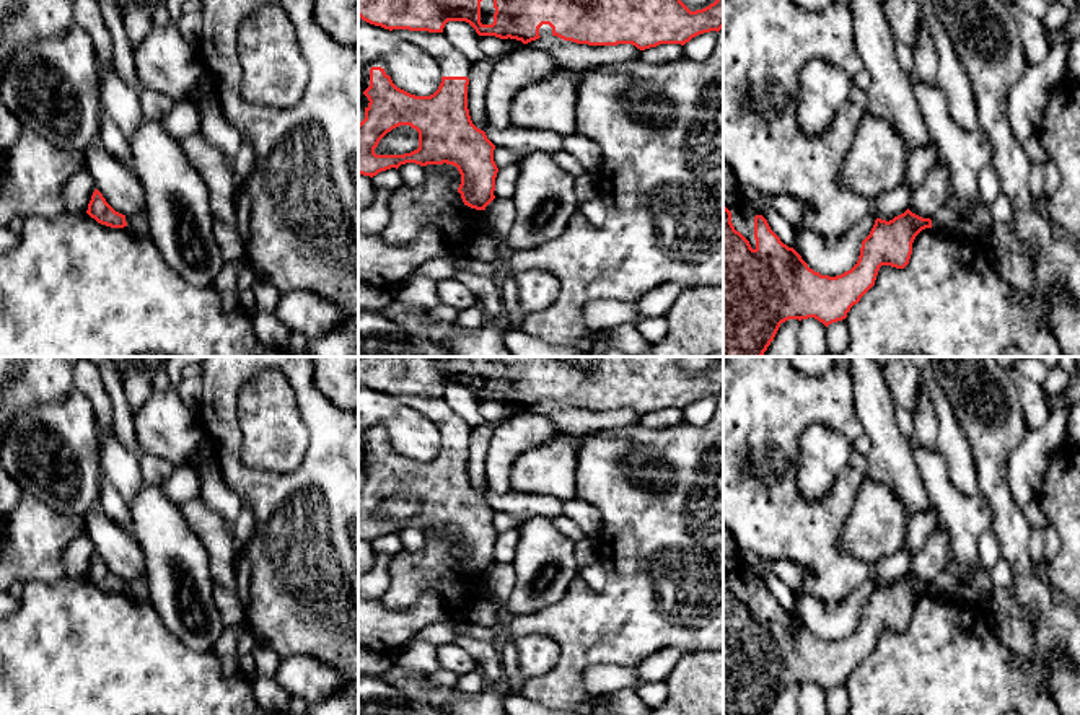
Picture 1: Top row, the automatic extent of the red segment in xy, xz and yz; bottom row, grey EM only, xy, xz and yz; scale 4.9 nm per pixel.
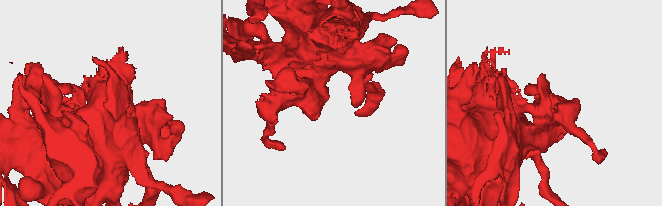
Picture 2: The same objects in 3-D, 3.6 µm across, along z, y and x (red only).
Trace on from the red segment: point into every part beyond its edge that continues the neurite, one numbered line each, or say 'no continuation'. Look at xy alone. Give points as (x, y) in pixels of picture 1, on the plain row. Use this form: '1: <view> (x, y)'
no continuation

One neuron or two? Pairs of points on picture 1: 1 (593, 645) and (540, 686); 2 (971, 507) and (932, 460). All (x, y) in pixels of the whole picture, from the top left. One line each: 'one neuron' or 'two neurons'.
1: one neuron
2: one neuron

